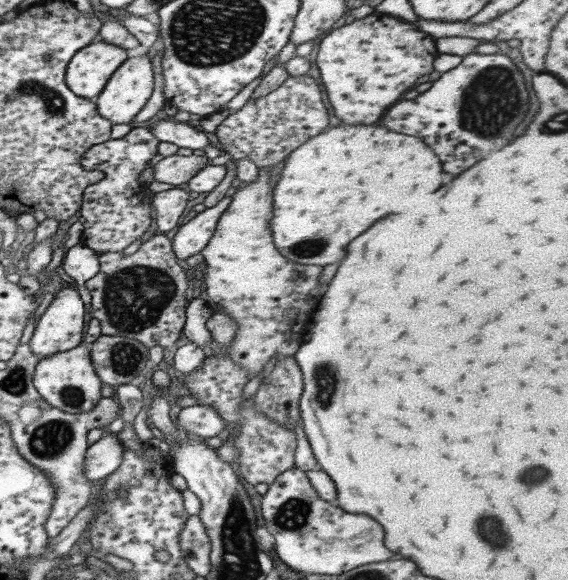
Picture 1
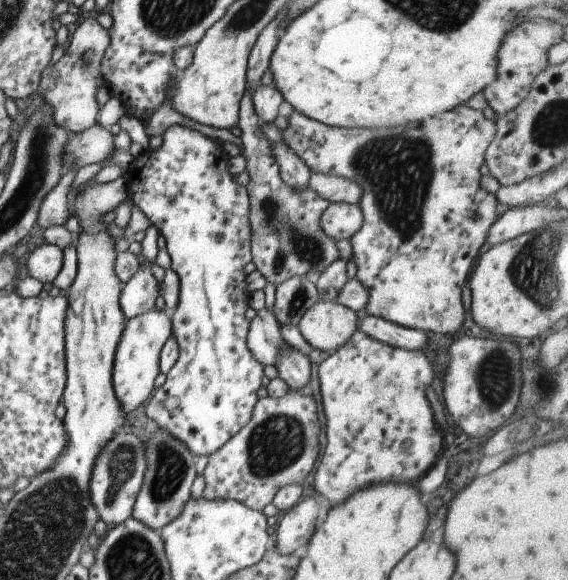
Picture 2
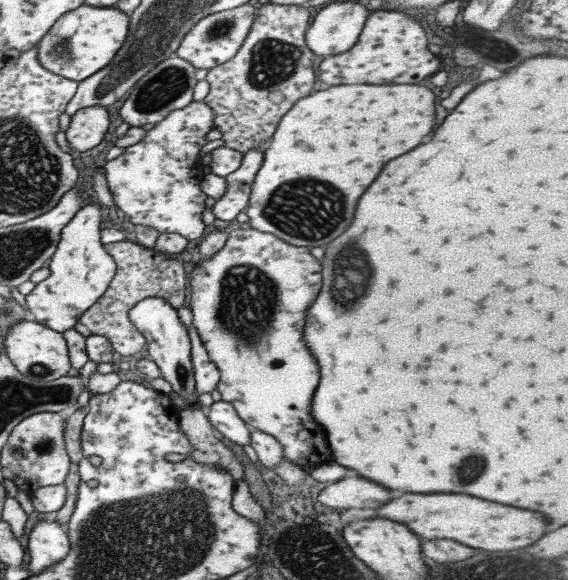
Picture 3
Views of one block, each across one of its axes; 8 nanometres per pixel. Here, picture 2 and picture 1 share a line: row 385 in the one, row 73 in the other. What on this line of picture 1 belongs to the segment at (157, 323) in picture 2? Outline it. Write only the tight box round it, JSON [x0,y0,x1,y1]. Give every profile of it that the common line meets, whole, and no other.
[94,55,153,124]

